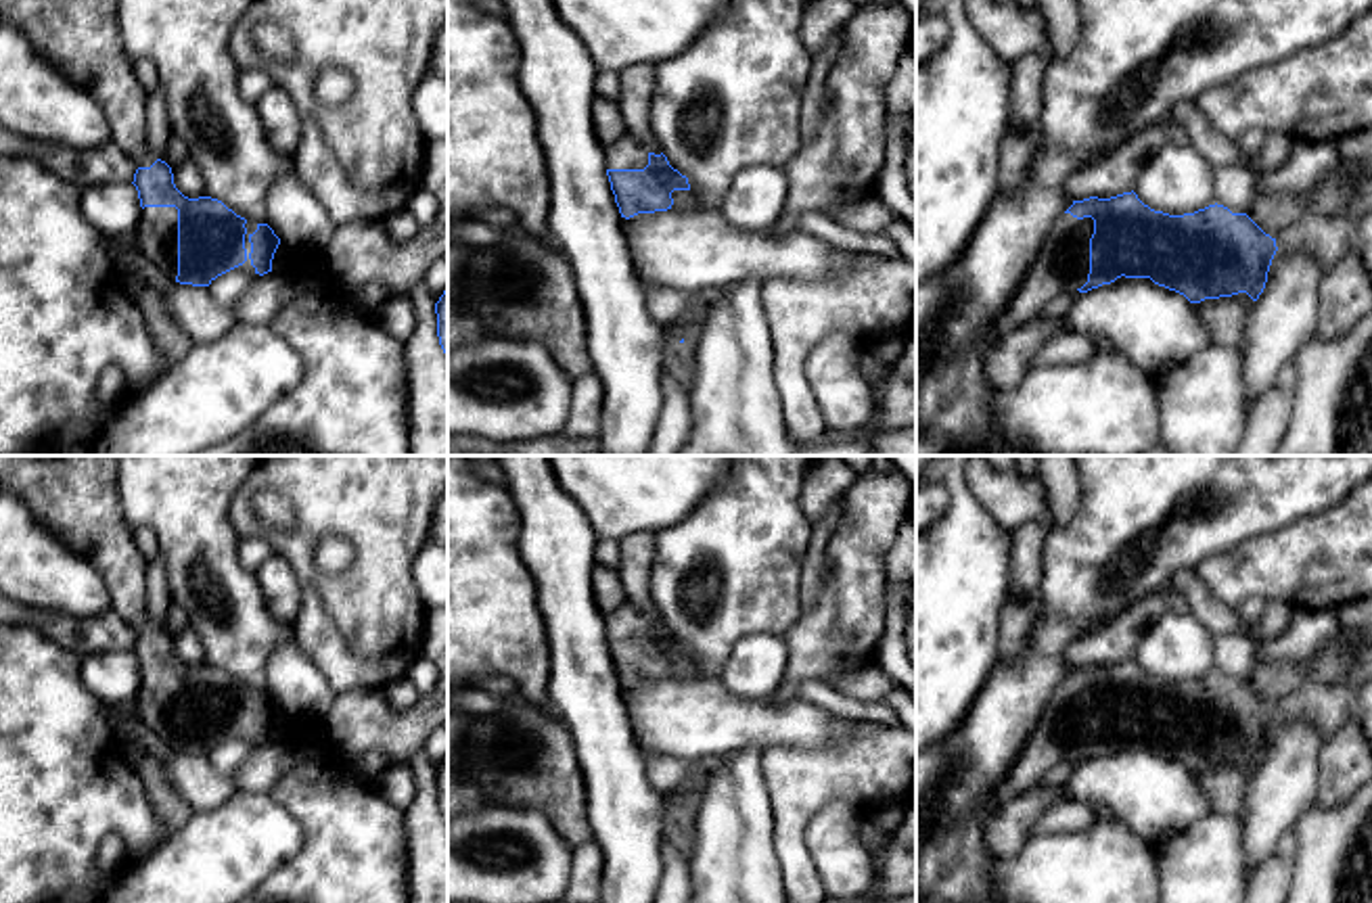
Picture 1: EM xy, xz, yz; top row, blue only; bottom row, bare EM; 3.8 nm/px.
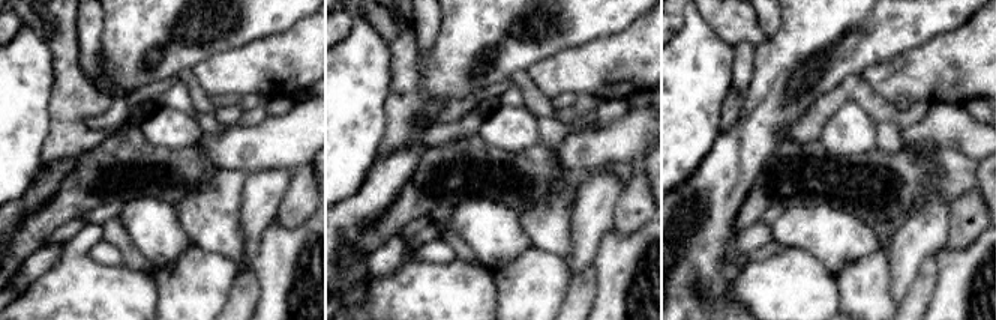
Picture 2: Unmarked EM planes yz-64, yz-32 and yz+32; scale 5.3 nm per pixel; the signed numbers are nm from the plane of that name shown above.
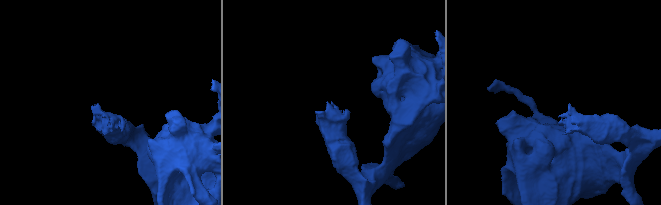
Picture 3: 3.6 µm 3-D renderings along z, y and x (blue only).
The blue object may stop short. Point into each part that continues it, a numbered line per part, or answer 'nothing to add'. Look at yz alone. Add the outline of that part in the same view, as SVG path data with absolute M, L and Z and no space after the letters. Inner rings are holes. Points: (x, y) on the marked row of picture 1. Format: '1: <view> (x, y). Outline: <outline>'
1: yz (1063, 266). Outline: M1065 213L1054 224L1042 253L998 320L1000 334L1031 322L1052 299L1088 282L1092 234L1092 217L1077 219Z

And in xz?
1: xz (626, 153). Outline: M627 132L607 146L607 169L644 169L648 150Z

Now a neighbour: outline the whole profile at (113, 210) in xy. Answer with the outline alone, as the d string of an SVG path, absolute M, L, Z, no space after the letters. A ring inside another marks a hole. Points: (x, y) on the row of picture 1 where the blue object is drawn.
M100 184L82 190L82 215L105 236L134 234L140 219L140 199L134 184Z

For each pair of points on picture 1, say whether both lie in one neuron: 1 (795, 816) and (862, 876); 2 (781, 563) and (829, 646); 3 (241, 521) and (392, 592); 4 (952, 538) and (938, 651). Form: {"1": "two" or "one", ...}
{"1": "two", "2": "two", "3": "one", "4": "one"}

